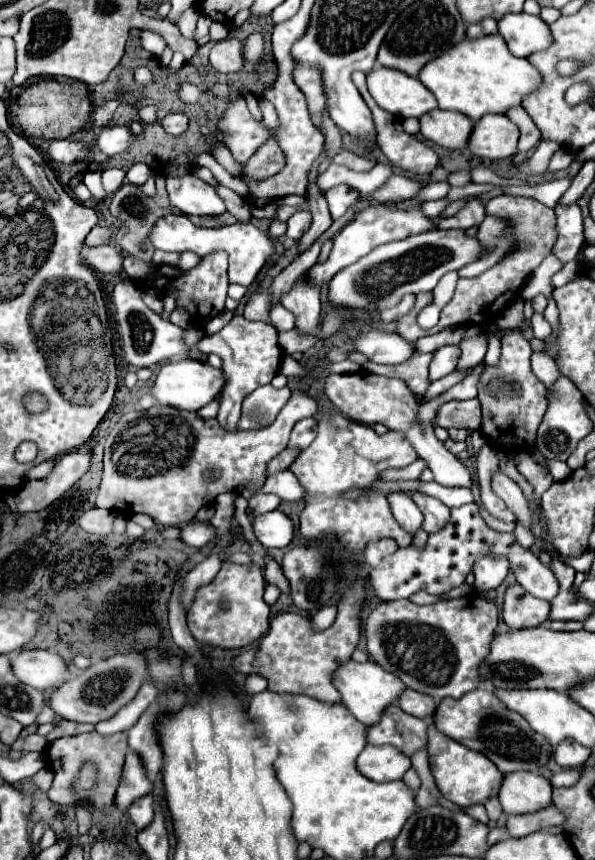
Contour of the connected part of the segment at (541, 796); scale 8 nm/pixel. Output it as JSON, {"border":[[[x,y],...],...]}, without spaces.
{"border":[[[518,771],[504,775],[498,795],[508,815],[536,813],[552,805],[552,785],[546,777],[532,771]]]}

